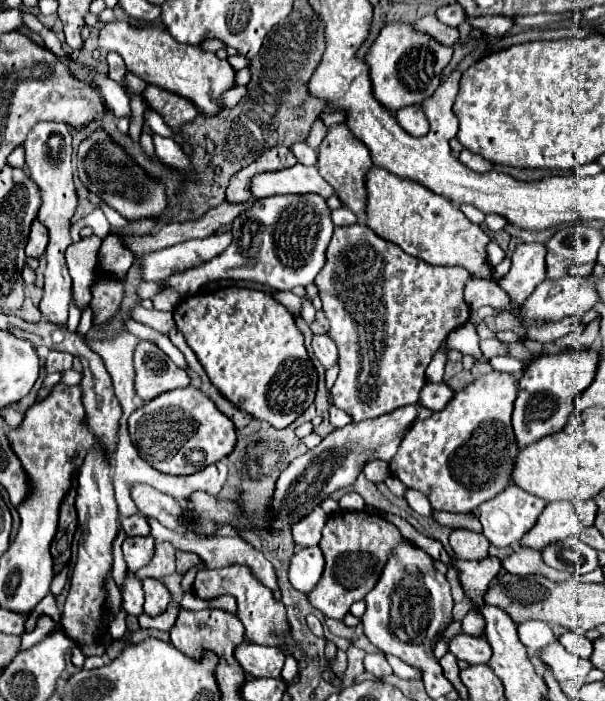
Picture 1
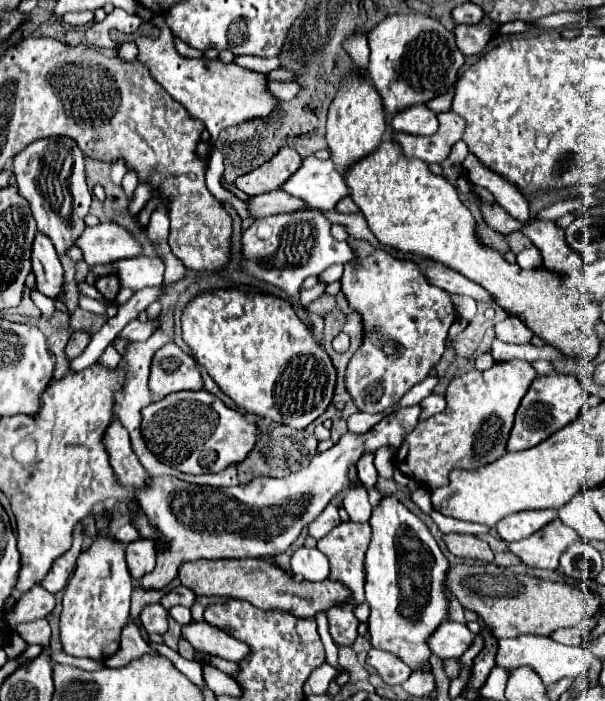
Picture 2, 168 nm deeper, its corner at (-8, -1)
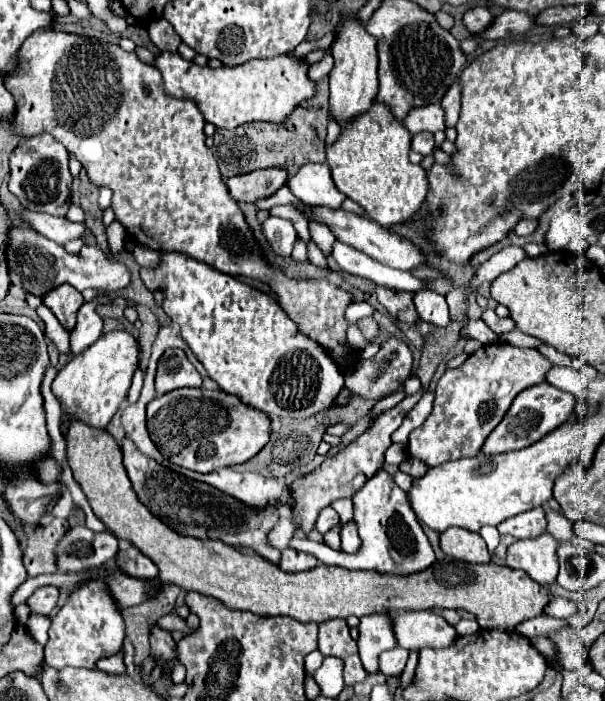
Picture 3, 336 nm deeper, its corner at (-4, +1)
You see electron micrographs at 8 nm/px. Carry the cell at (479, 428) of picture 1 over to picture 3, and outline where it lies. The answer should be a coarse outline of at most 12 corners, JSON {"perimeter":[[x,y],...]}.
{"perimeter":[[488,343],[434,391],[408,453],[474,457],[514,397],[546,381],[538,349]]}

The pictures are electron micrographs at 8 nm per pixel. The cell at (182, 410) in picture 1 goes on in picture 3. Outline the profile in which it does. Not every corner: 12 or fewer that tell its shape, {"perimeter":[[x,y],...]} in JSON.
{"perimeter":[[186,387],[148,403],[168,461],[246,463],[270,419],[236,395]]}

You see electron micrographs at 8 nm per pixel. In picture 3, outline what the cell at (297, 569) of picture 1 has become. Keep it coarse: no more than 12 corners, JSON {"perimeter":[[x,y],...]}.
{"perimeter":[[284,549],[280,569],[300,573],[318,561],[294,549]]}

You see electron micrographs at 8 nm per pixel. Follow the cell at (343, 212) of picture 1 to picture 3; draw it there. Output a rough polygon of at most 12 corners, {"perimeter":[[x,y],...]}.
{"perimeter":[[310,221],[310,237],[318,243],[324,255],[330,255],[334,245],[328,227]]}

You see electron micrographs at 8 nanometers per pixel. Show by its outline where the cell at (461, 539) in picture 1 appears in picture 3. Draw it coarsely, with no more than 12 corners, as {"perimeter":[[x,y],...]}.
{"perimeter":[[450,527],[440,533],[446,555],[488,563],[478,533]]}

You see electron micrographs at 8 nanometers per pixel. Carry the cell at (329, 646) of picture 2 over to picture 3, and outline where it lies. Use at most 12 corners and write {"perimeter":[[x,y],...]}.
{"perimeter":[[318,650],[305,657],[305,673],[313,675],[324,656]]}

